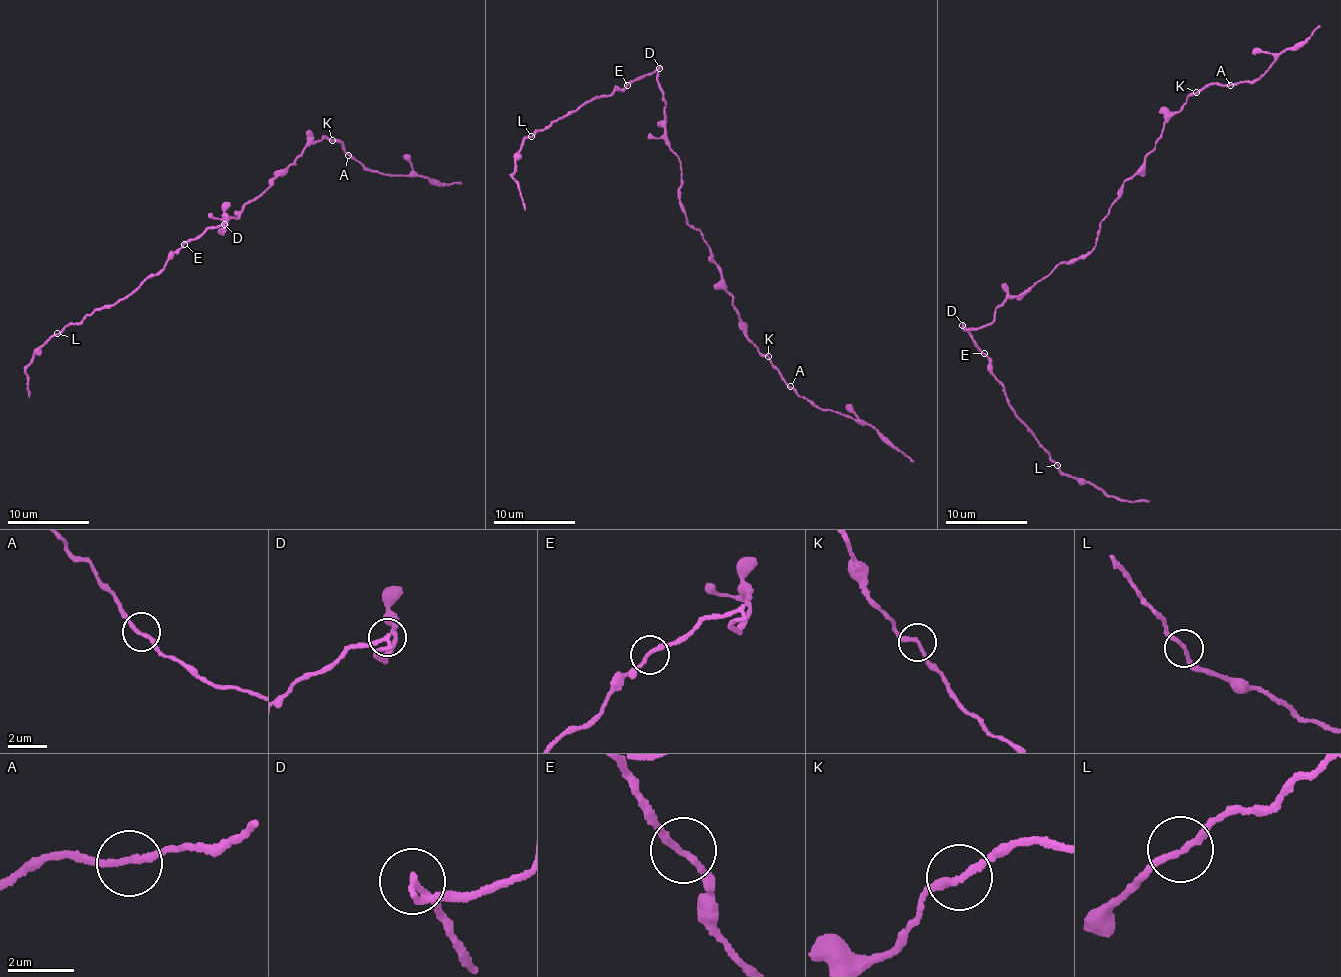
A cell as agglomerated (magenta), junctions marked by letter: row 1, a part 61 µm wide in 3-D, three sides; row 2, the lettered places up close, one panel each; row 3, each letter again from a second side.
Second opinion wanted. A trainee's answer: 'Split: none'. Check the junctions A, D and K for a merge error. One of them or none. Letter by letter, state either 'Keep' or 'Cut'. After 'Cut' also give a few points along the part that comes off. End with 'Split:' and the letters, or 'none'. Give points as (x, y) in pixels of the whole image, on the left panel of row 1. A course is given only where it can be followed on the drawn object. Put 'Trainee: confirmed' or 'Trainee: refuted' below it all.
A: Keep
D: Cut. Course of the part to remove: (224, 223), (182, 244), (128, 294), (95, 308), (48, 340), (25, 369), (29, 397)
K: Keep
Split: D
Trainee: refuted

